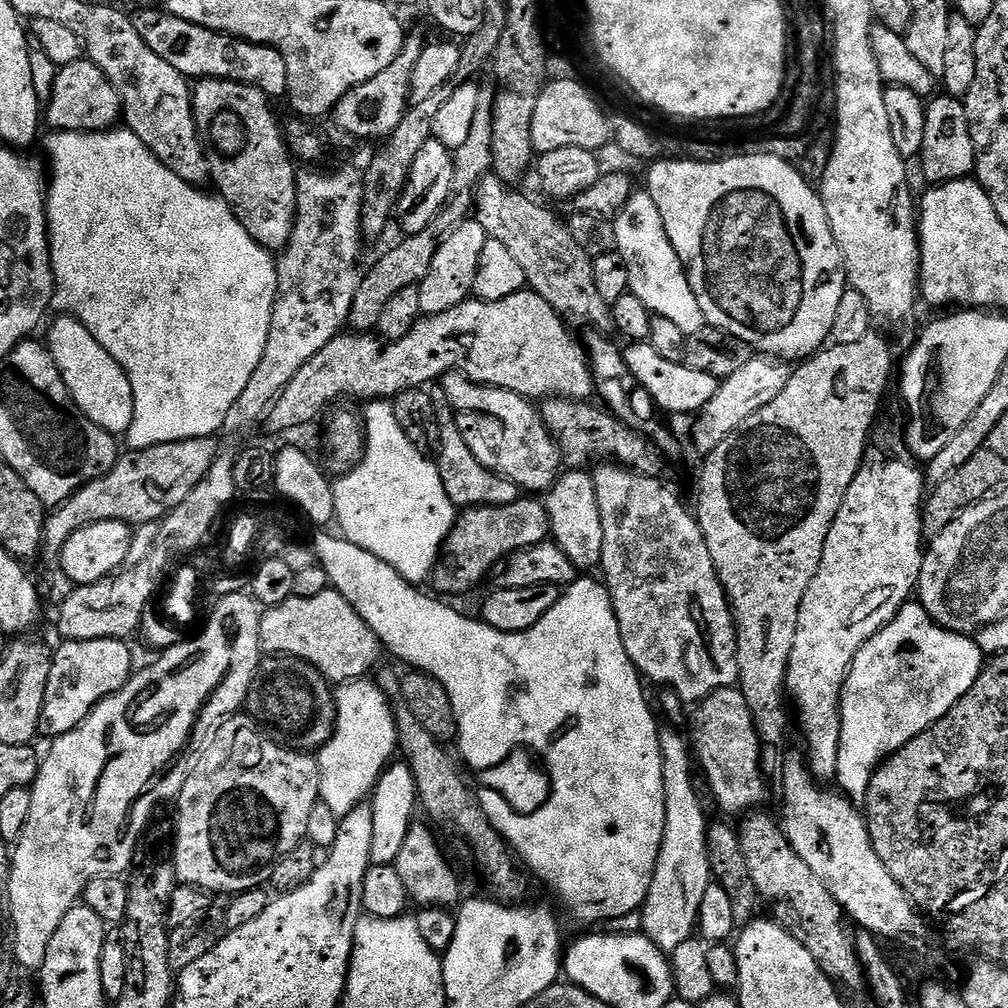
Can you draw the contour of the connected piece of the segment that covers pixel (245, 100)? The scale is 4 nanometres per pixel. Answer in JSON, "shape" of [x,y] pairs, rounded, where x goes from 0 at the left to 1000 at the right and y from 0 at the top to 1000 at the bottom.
{"shape":[[[200,79],[190,89],[190,112],[206,153],[208,179],[211,184],[214,182],[213,189],[246,229],[248,236],[252,236],[267,250],[277,252],[288,240],[294,219],[296,167],[287,148],[280,119],[278,123],[270,103],[271,100],[260,89],[231,79]]]}

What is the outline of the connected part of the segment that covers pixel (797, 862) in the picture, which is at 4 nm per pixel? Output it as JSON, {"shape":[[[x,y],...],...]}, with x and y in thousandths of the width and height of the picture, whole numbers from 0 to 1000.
{"shape":[[[756,807],[741,809],[737,813],[739,814],[731,820],[733,838],[739,848],[744,871],[747,872],[748,879],[752,880],[755,892],[773,898],[772,905],[778,911],[775,911],[775,920],[800,938],[813,960],[826,975],[845,984],[856,985],[860,972],[850,948],[848,930],[843,925],[841,927],[837,919],[839,915],[836,902],[804,859],[789,847],[773,816],[768,816],[762,809]]]}

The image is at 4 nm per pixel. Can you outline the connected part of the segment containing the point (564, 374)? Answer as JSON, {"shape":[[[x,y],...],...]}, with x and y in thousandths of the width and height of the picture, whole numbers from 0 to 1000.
{"shape":[[[527,288],[511,290],[506,292],[506,296],[494,296],[494,300],[482,300],[481,298],[473,298],[466,296],[462,300],[458,300],[454,304],[450,304],[446,308],[442,308],[438,312],[431,312],[430,313],[418,313],[417,317],[411,323],[411,327],[407,327],[407,331],[403,331],[403,335],[395,335],[382,339],[373,331],[338,331],[330,335],[323,343],[319,343],[319,347],[315,347],[315,351],[312,351],[312,355],[308,355],[308,359],[304,359],[304,363],[300,363],[300,367],[296,367],[296,371],[292,371],[292,375],[288,377],[288,383],[284,383],[284,387],[280,387],[280,391],[267,407],[264,414],[264,425],[270,429],[290,429],[293,425],[302,425],[328,397],[337,397],[340,393],[346,393],[349,397],[361,397],[360,399],[385,399],[393,393],[399,391],[400,388],[411,387],[412,385],[424,386],[427,381],[432,382],[437,374],[443,369],[457,369],[463,377],[469,377],[472,381],[480,381],[483,385],[497,385],[498,387],[506,387],[513,389],[525,399],[539,399],[547,394],[556,393],[560,397],[570,397],[572,399],[583,399],[589,393],[589,378],[587,375],[587,362],[583,359],[583,353],[580,346],[563,330],[561,314],[555,310],[549,308],[546,300],[542,300],[542,296],[538,296],[534,291]]]}

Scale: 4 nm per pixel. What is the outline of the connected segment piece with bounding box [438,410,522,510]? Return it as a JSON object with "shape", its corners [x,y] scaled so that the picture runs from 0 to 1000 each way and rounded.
{"shape":[[[444,407],[436,410],[438,425],[438,446],[435,463],[438,482],[442,482],[442,494],[453,504],[477,504],[478,502],[506,502],[506,498],[517,495],[518,485],[510,478],[490,470],[478,458],[474,458],[469,441],[464,441],[460,429],[451,421],[449,410]]]}

